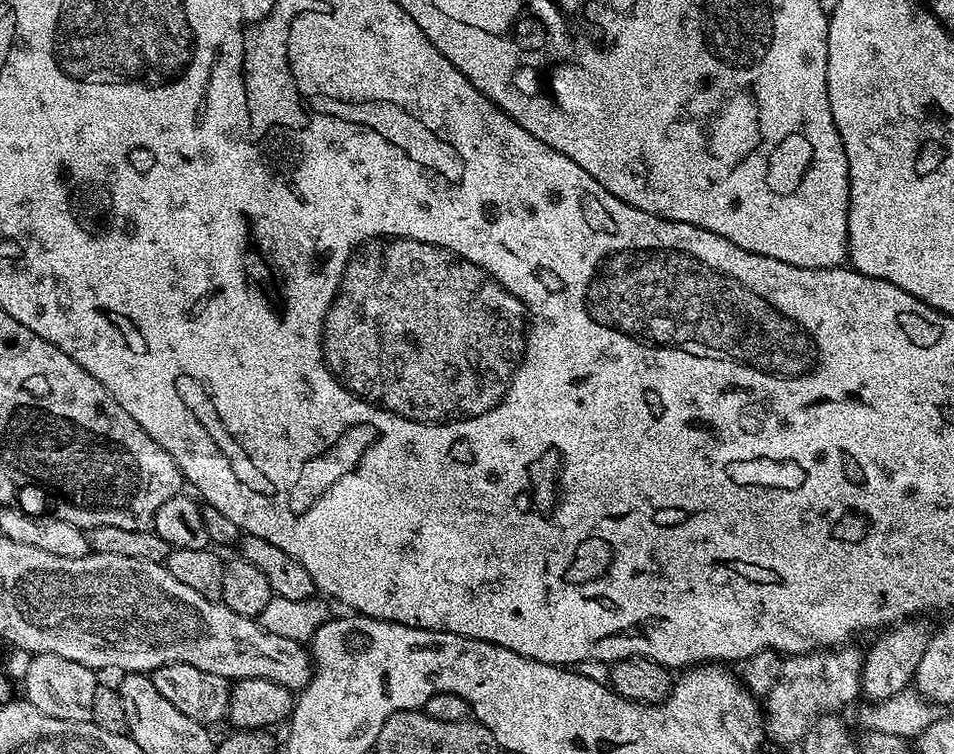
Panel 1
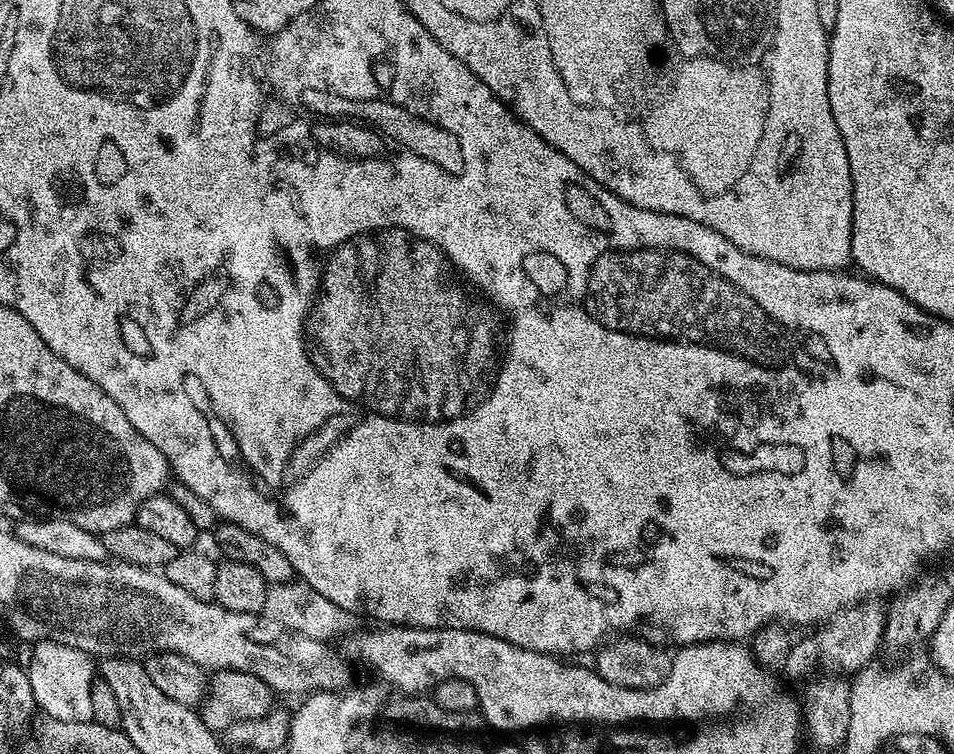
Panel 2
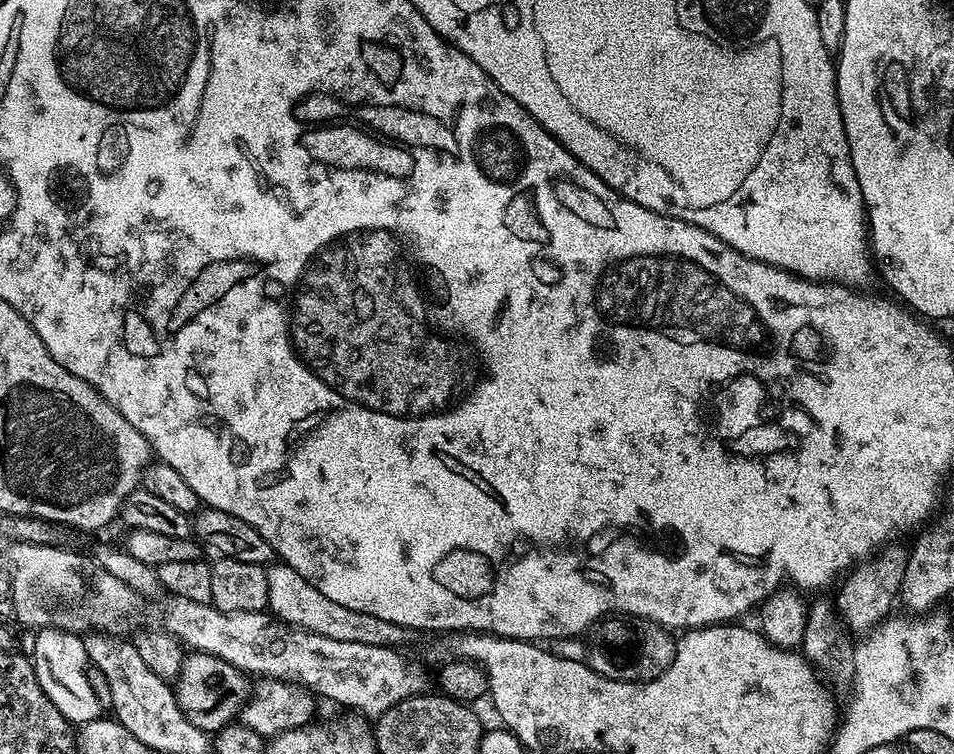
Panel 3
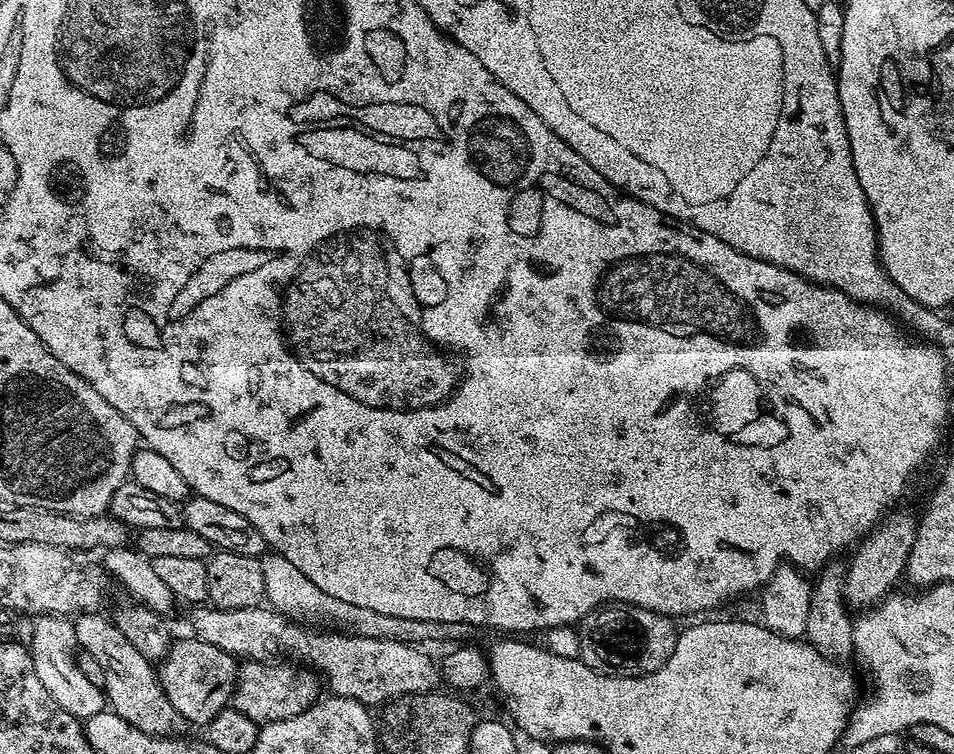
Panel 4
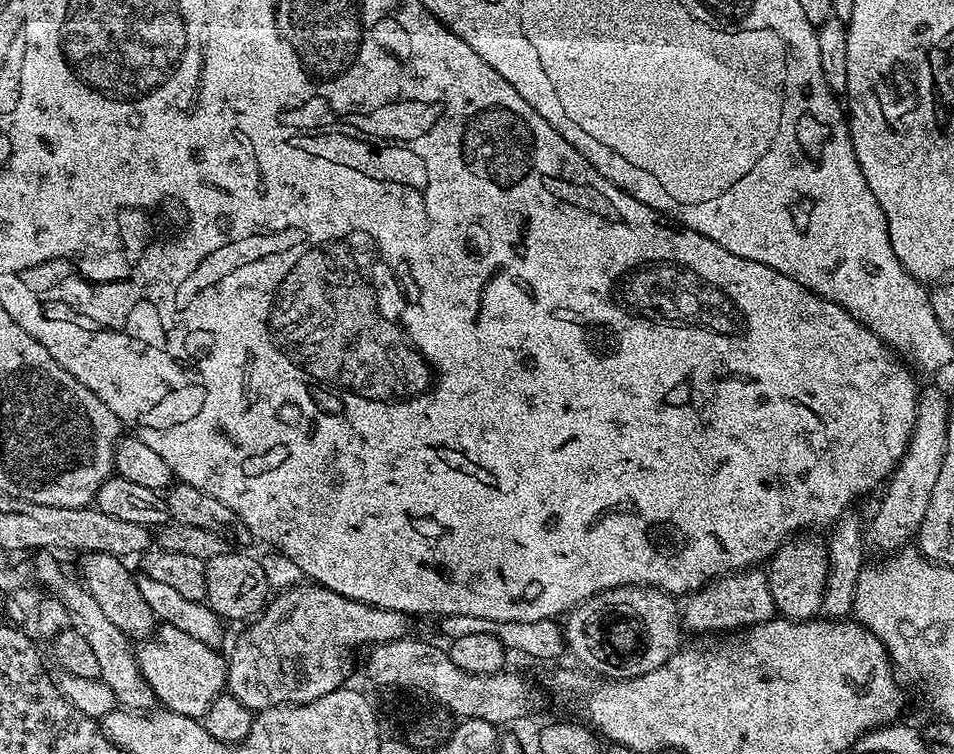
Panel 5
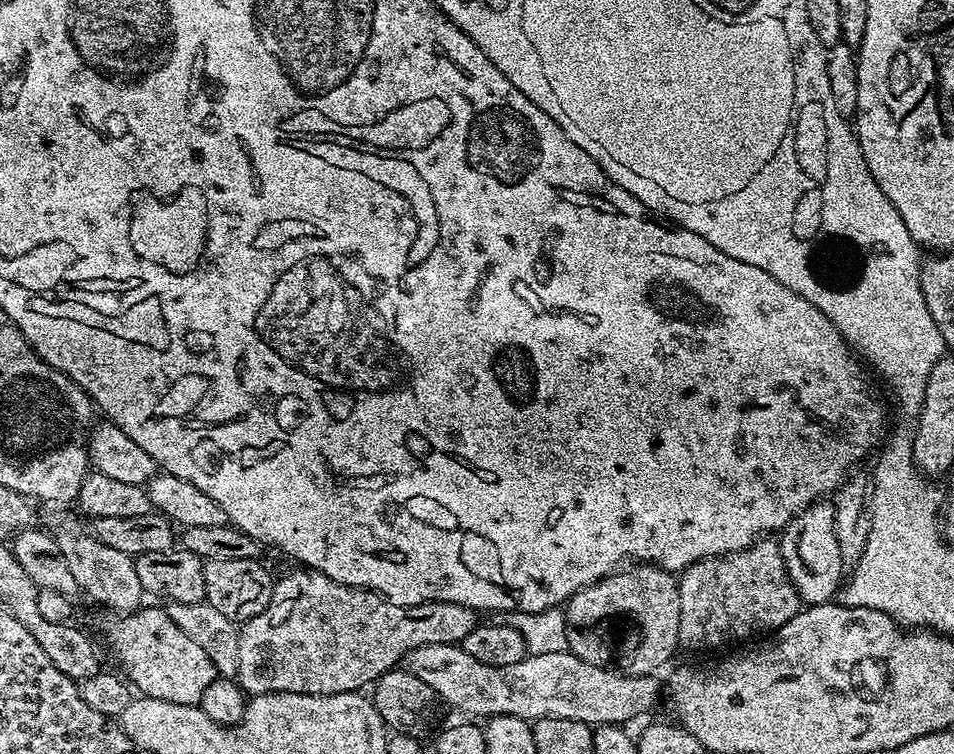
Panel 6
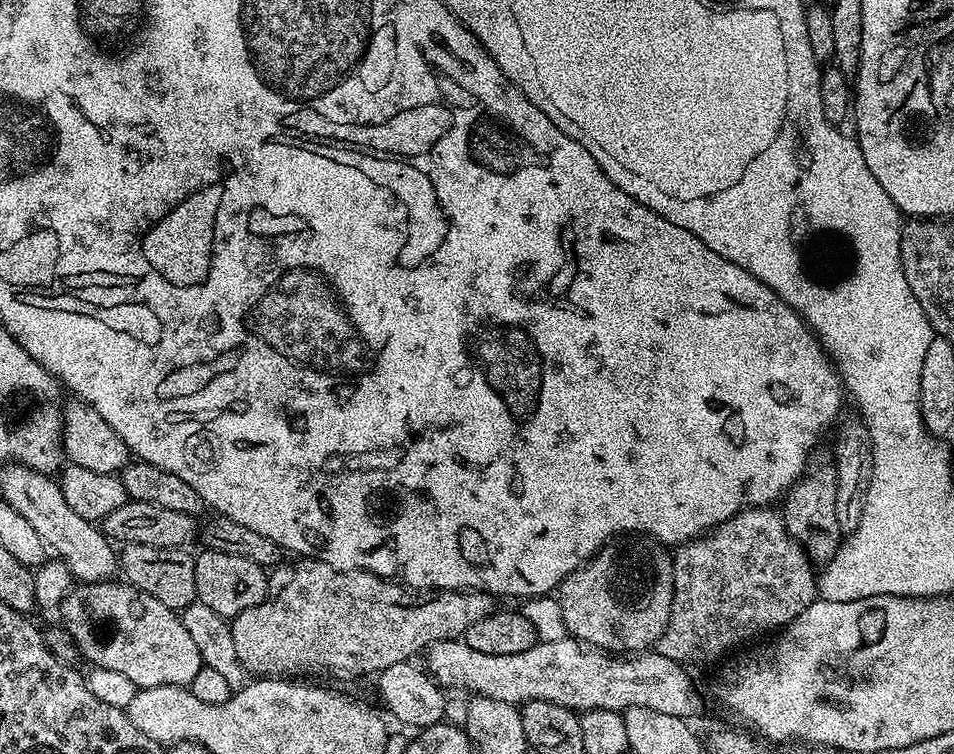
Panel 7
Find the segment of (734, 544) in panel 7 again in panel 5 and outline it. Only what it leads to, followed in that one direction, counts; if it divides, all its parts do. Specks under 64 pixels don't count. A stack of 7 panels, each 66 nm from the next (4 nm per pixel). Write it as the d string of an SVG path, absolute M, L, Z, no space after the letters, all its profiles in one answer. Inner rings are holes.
M737 570L727 576L717 576L704 587L691 593L682 604L682 624L692 634L723 634L753 624L765 624L777 615L776 603L770 594L768 573L764 570Z

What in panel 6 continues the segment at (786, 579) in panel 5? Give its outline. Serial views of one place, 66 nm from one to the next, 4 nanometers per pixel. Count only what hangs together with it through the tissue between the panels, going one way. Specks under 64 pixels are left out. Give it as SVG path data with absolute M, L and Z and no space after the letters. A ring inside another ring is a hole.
M817 502L799 509L793 515L791 522L779 533L778 543L782 554L782 562L786 566L786 574L801 601L808 606L829 603L835 597L832 595L835 594L836 587L838 587L837 592L841 587L842 576L840 580L840 574L846 568L842 562L842 552L838 550L838 540L834 538L834 503Z

